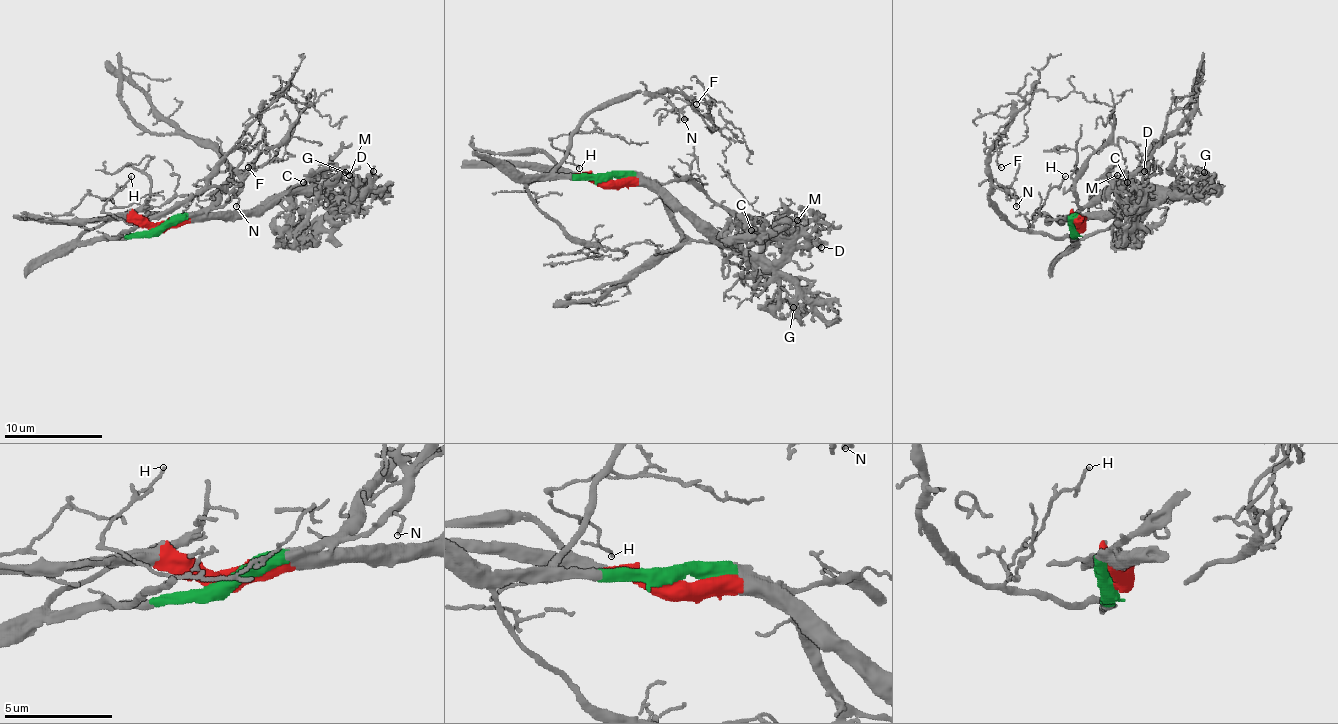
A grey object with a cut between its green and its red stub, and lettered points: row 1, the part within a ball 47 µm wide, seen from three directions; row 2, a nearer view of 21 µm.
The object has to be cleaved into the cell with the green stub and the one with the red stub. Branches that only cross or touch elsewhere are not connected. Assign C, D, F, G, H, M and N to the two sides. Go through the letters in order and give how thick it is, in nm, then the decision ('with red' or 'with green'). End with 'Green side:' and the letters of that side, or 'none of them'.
C: calibre 170 nm; with red
D: calibre 180 nm; with red
F: calibre 110 nm; with green
G: calibre 200 nm; with red
H: calibre 100 nm; with green
M: calibre 160 nm; with red
N: calibre 120 nm; with green
Green side: F, H, N

